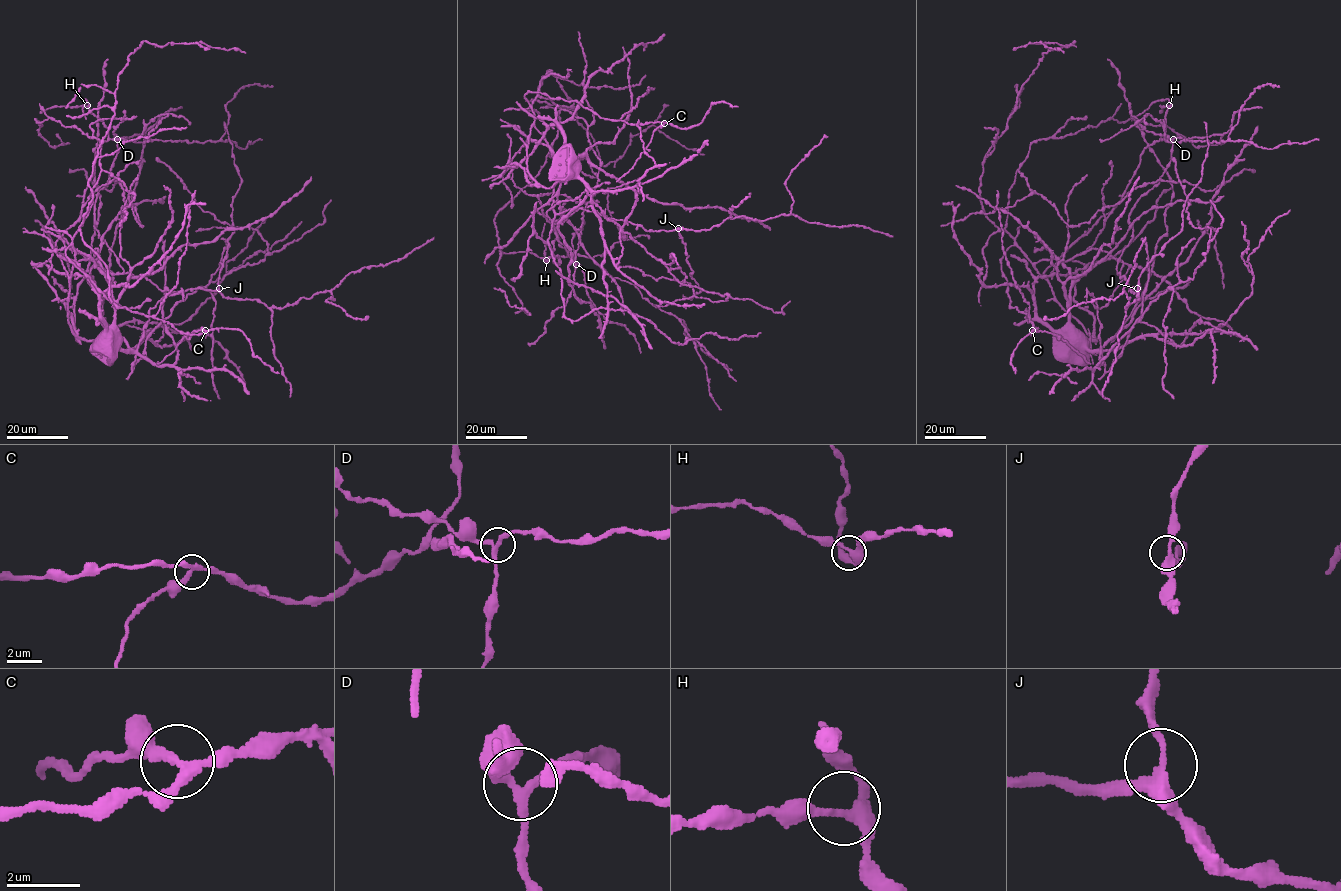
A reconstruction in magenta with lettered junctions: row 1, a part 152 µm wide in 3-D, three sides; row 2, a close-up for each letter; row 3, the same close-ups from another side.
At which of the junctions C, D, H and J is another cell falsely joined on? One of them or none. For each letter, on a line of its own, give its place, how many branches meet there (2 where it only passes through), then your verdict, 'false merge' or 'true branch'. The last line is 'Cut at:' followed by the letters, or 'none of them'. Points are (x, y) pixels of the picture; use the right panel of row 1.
C: at (1032, 330); 3 branches meet; false merge
D: at (1173, 139); 3 branches meet; true branch
H: at (1169, 105); 3 branches meet; true branch
J: at (1137, 288); 3 branches meet; true branch
Cut at: C

